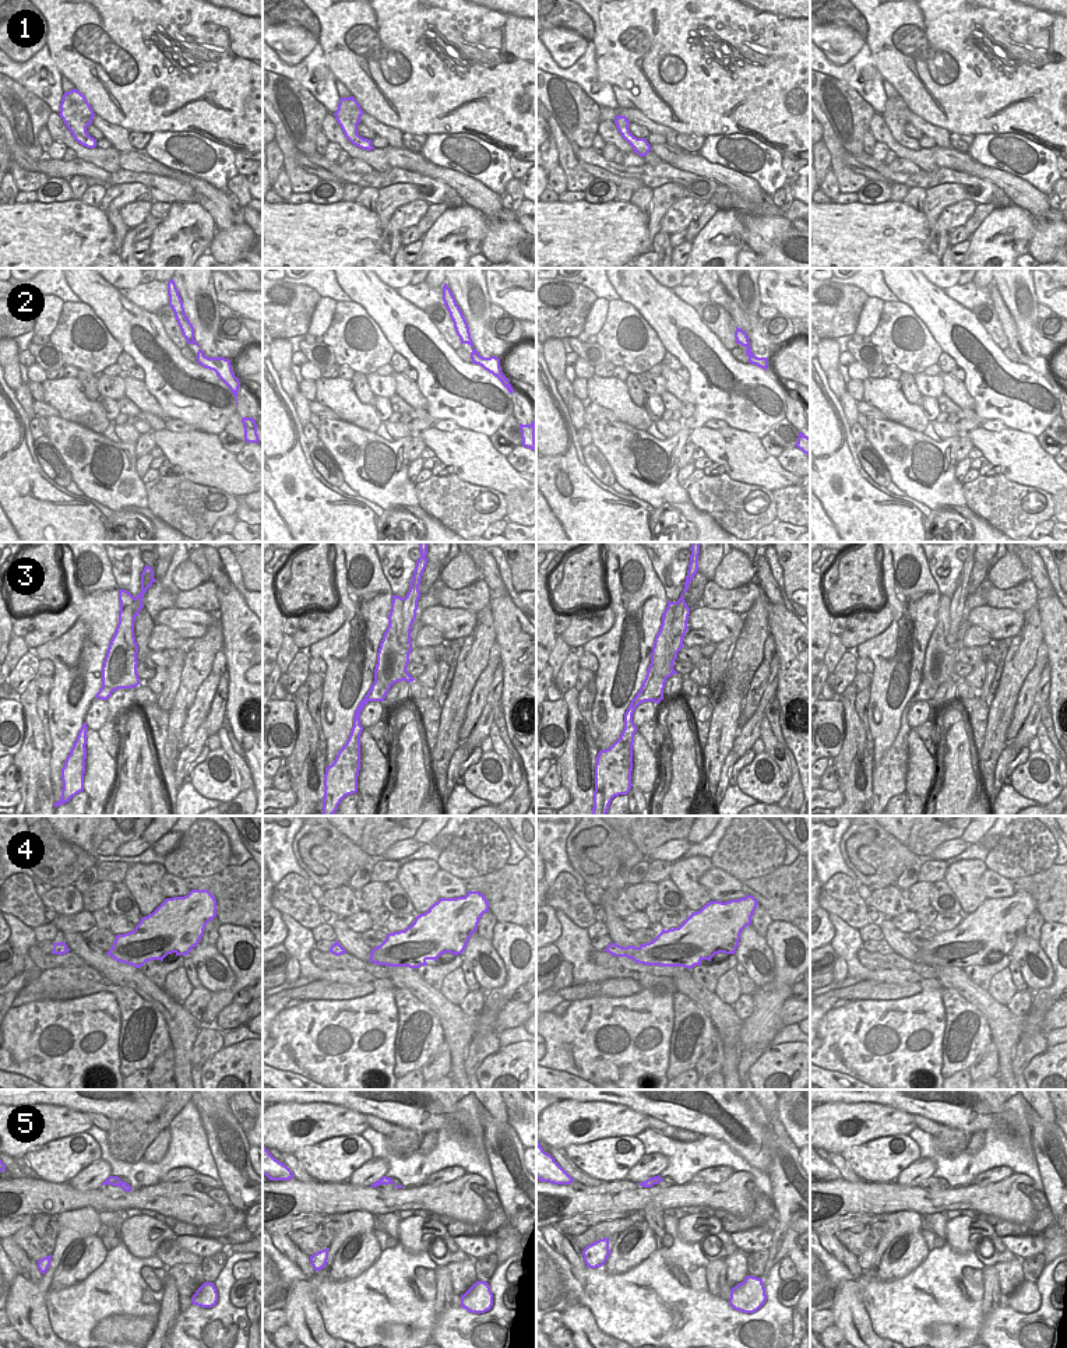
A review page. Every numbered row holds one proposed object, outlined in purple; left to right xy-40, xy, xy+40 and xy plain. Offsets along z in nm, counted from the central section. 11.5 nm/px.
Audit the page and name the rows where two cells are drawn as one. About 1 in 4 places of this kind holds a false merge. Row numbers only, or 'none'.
3.

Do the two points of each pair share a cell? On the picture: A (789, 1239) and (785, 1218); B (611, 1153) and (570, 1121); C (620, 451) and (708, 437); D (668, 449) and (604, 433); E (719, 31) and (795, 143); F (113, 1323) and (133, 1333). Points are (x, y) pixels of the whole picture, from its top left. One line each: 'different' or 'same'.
A: different
B: different
C: different
D: same
E: same
F: same

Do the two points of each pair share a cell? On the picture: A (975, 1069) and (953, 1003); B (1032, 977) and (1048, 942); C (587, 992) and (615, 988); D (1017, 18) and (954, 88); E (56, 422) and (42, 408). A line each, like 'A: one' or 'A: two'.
A: two
B: two
C: one
D: one
E: two

